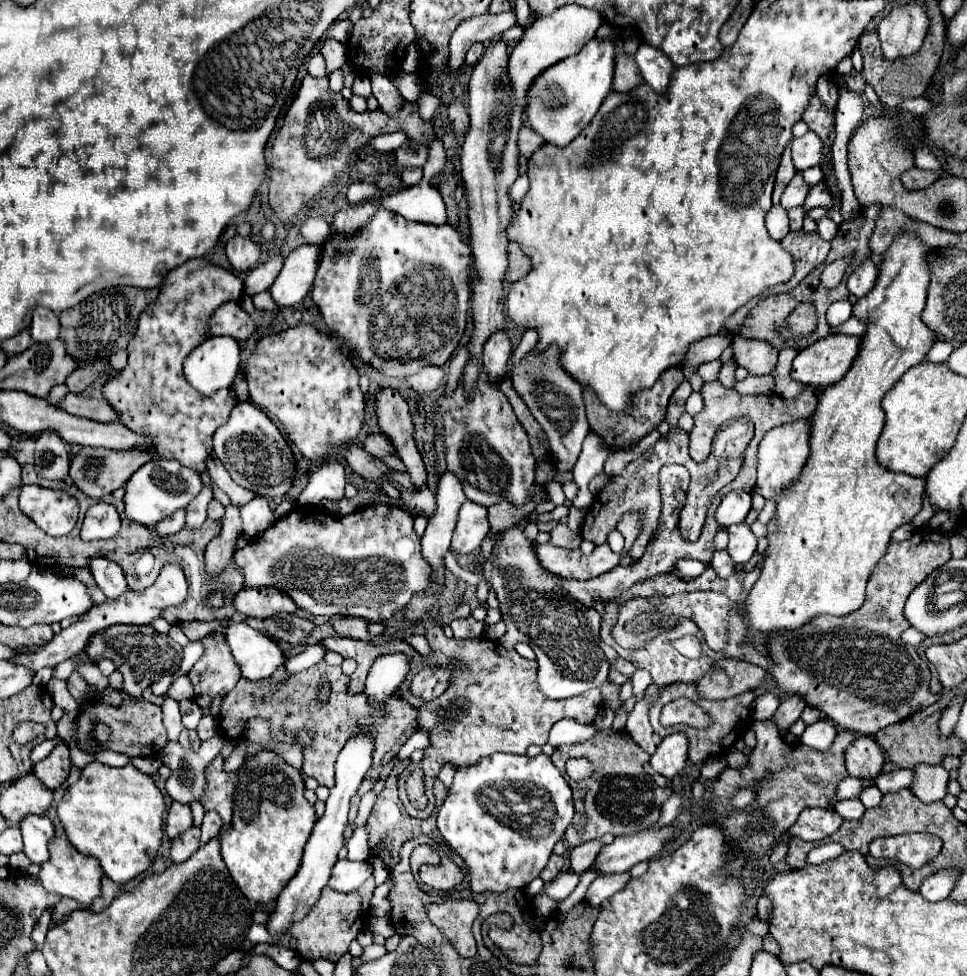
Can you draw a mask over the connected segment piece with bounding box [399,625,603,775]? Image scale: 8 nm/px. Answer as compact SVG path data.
M439 625L425 631L425 637L433 651L431 657L441 661L445 661L447 657L461 659L463 679L455 679L441 697L429 703L415 697L409 691L407 681L403 681L399 687L399 697L409 701L419 711L417 727L431 735L431 745L425 749L421 763L427 765L433 775L437 775L443 765L471 765L479 757L487 757L493 753L525 755L529 745L547 743L549 731L557 721L575 719L579 723L593 723L599 709L603 707L599 689L591 689L571 699L545 699L535 681L535 671L538 669L535 661L523 659L515 649L505 649L495 641L453 641L447 639L441 631L443 629Z

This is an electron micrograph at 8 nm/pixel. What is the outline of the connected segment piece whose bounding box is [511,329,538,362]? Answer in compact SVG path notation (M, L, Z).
M528 329L523 335L521 342L517 349L514 351L511 360L513 362L519 362L523 355L528 353L537 343L538 335L535 329Z

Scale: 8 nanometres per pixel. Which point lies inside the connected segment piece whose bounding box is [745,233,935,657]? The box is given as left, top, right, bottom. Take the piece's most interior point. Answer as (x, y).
(831, 527)

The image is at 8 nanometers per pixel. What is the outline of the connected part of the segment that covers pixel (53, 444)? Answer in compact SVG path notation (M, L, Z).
M41 433L35 447L35 471L49 481L65 481L69 475L69 453L57 433Z

